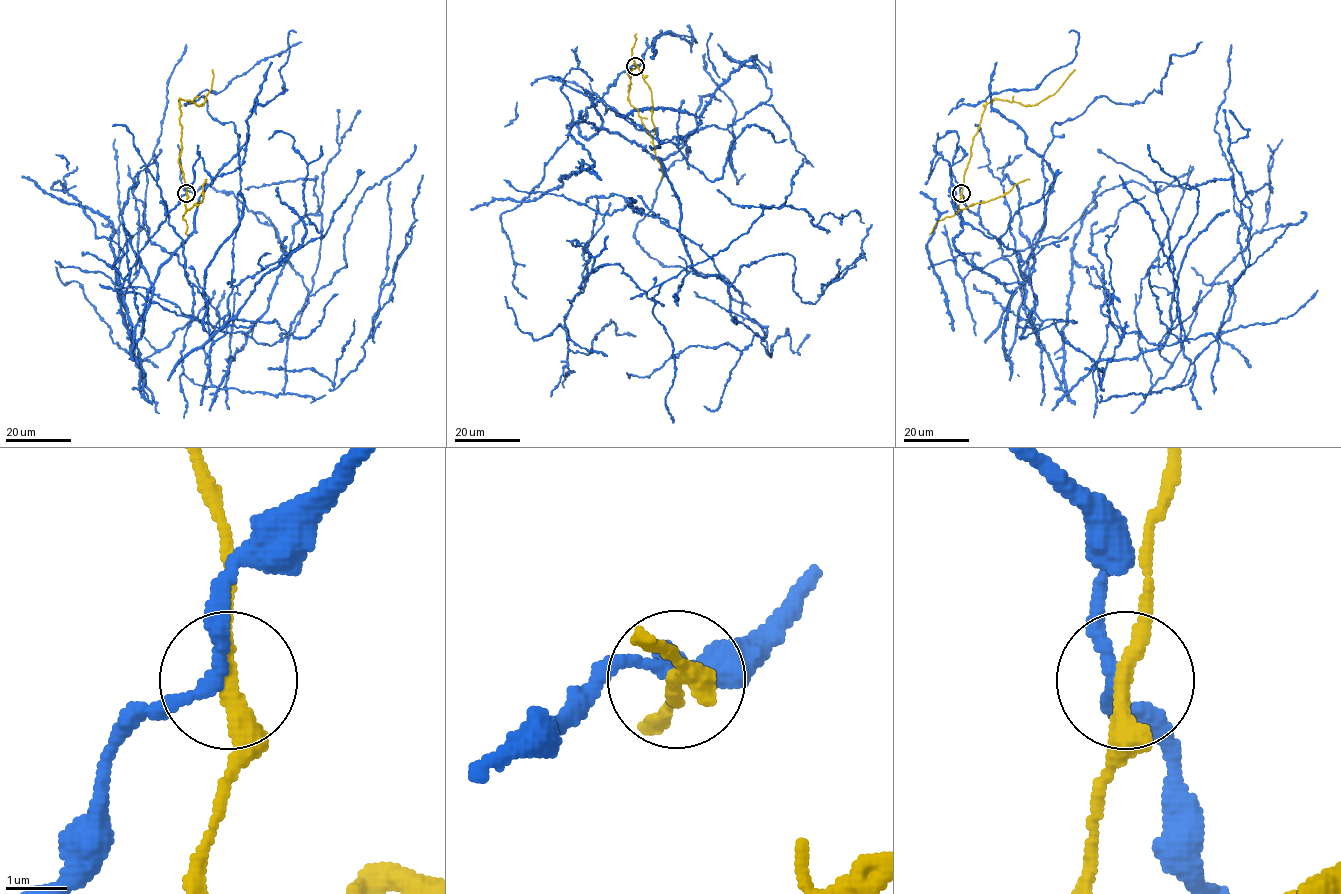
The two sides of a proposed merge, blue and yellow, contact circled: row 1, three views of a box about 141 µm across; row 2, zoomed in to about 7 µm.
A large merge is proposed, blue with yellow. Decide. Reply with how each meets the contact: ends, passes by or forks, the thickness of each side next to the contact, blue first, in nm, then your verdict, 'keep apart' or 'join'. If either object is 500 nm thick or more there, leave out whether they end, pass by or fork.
blue passes by; yellow passes by; calibres 200 and 280 nm; keep apart

